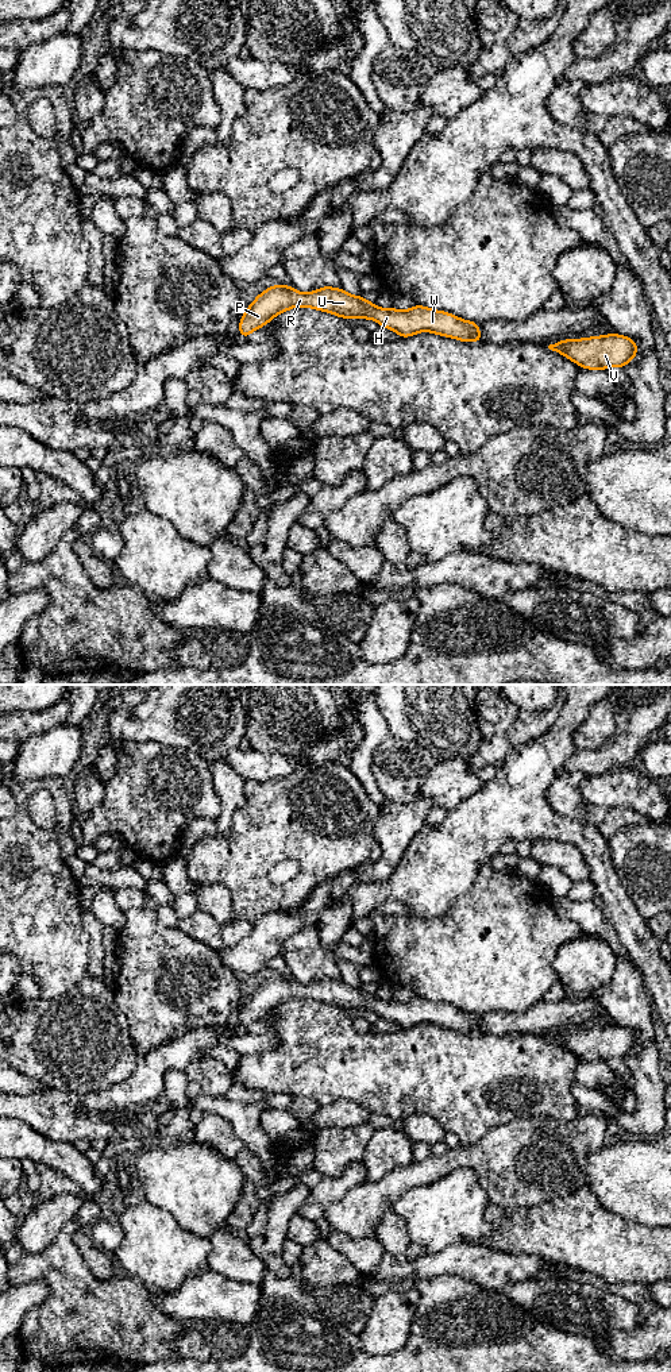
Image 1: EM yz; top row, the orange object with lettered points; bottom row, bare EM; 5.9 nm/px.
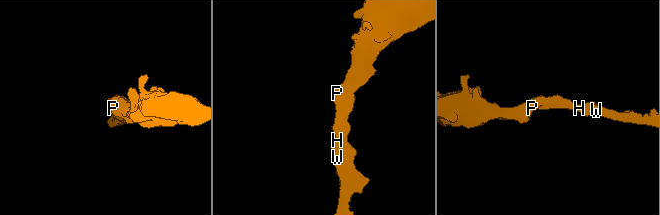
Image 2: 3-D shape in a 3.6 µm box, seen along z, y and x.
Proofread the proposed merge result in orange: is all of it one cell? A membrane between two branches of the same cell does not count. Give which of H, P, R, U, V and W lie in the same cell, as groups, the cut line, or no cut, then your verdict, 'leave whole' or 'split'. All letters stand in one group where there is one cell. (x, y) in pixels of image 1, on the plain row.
H P R U V W | no cut | leave whole

